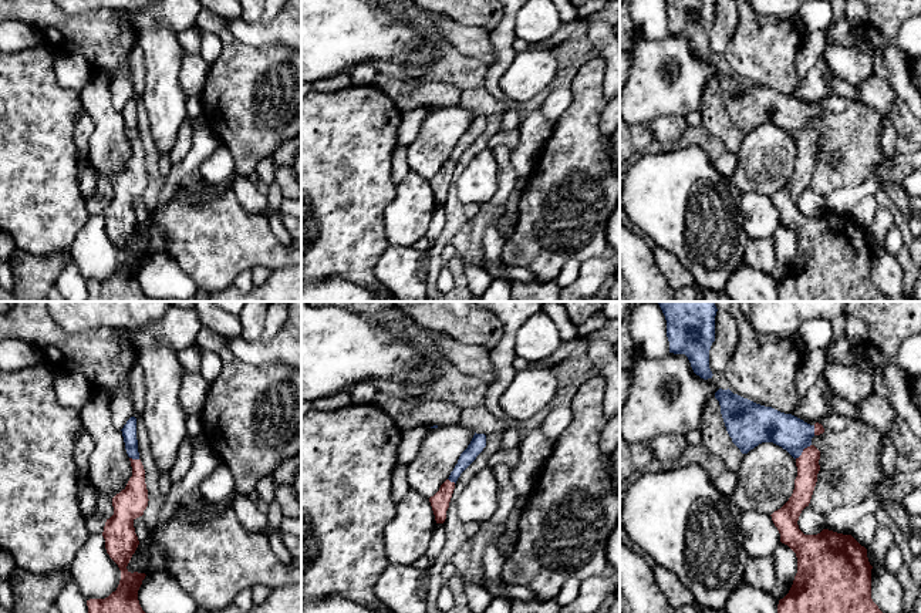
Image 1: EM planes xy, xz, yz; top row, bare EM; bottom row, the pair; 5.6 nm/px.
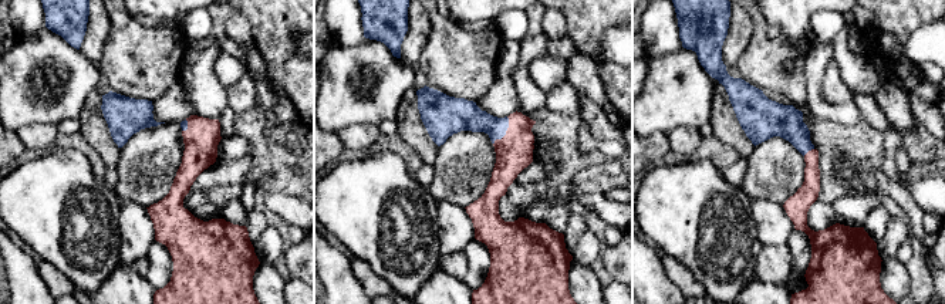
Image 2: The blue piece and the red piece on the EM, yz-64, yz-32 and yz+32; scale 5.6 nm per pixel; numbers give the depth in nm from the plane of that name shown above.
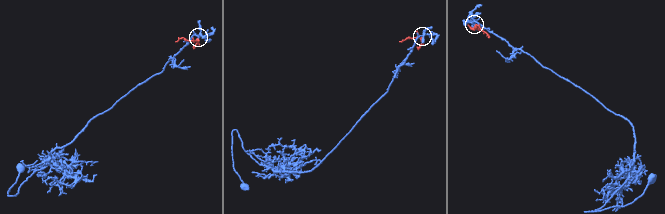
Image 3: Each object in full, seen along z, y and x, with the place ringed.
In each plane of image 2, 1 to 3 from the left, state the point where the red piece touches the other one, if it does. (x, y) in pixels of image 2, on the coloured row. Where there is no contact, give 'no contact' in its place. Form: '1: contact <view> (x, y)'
1: contact yz-64 (186, 127)
2: contact yz-32 (505, 132)
3: contact yz+32 (807, 151)

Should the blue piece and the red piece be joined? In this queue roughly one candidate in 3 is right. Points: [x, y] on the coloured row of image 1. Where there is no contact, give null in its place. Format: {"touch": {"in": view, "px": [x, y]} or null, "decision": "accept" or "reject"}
{"touch": {"in": "yz", "px": [802, 451]}, "decision": "accept"}

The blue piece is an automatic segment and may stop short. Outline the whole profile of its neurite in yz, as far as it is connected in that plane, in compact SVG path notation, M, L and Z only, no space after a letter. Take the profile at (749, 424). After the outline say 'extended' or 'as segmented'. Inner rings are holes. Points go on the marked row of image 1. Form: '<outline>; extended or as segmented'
M719 388L715 398L719 401L726 431L742 454L748 454L762 442L773 442L796 459L797 476L793 494L780 509L770 515L780 533L780 542L787 545L797 558L797 573L789 593L779 600L777 613L883 613L871 599L873 566L868 562L867 549L851 535L829 529L817 535L804 535L797 525L817 482L820 451L812 444L812 438L824 432L823 425L819 422L810 425L792 414L733 394L729 388Z; extended

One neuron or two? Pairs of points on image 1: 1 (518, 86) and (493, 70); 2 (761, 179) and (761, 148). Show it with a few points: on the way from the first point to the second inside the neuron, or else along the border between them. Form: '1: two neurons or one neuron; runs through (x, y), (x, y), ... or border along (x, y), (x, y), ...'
1: two neurons; border along (518, 53), (499, 83), (501, 90), (509, 100)
2: one neuron; runs through (761, 172), (761, 155)

